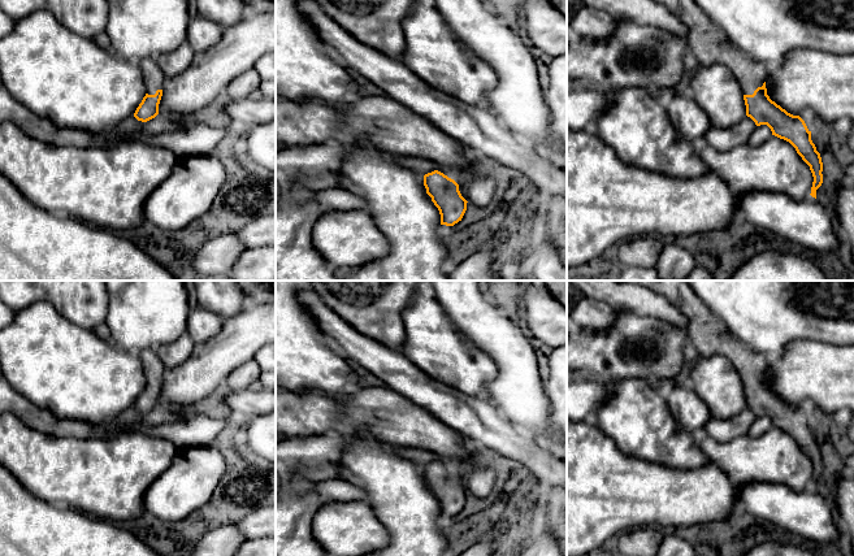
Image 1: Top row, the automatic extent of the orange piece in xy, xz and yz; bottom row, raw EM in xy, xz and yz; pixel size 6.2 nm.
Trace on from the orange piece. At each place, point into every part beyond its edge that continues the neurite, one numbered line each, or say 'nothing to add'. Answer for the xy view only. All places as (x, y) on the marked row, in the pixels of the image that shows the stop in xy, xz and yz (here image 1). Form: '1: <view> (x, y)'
1: xy (154, 78)

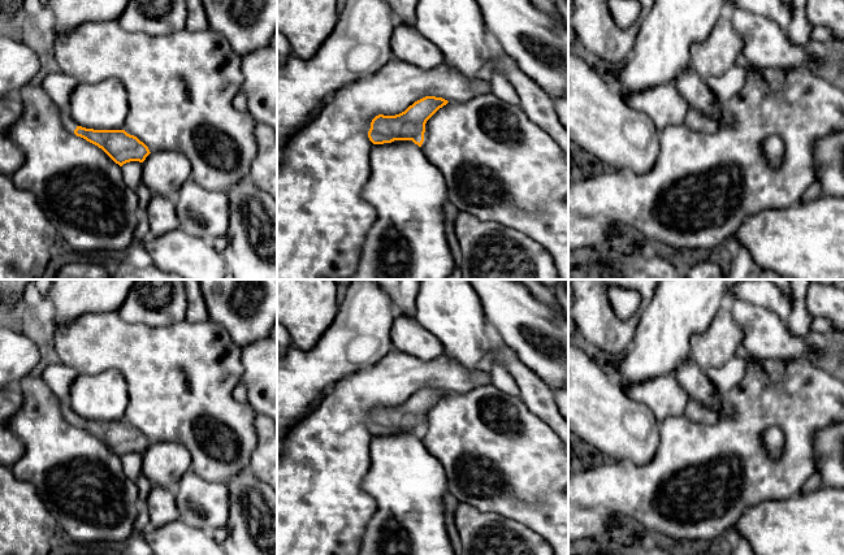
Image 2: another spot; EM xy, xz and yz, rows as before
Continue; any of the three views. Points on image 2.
1: xy (70, 125)

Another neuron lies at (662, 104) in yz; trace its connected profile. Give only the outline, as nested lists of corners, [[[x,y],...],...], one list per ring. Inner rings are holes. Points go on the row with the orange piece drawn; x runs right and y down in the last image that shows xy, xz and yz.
[[[672,83],[658,84],[623,97],[631,108],[645,113],[658,131],[670,125],[685,123],[689,108]]]

